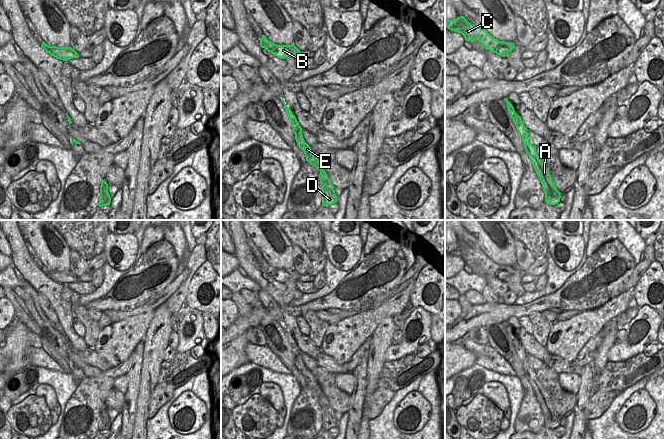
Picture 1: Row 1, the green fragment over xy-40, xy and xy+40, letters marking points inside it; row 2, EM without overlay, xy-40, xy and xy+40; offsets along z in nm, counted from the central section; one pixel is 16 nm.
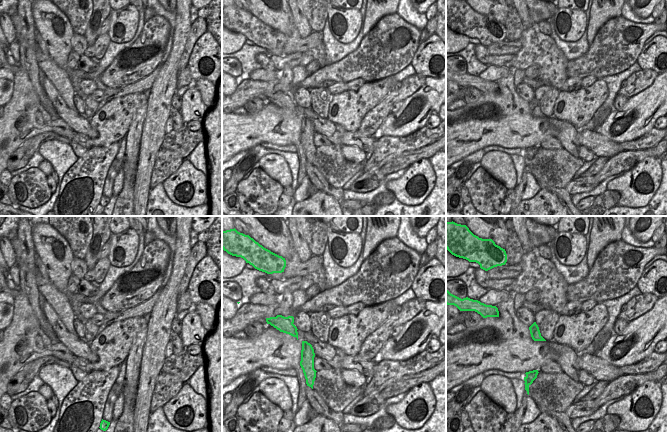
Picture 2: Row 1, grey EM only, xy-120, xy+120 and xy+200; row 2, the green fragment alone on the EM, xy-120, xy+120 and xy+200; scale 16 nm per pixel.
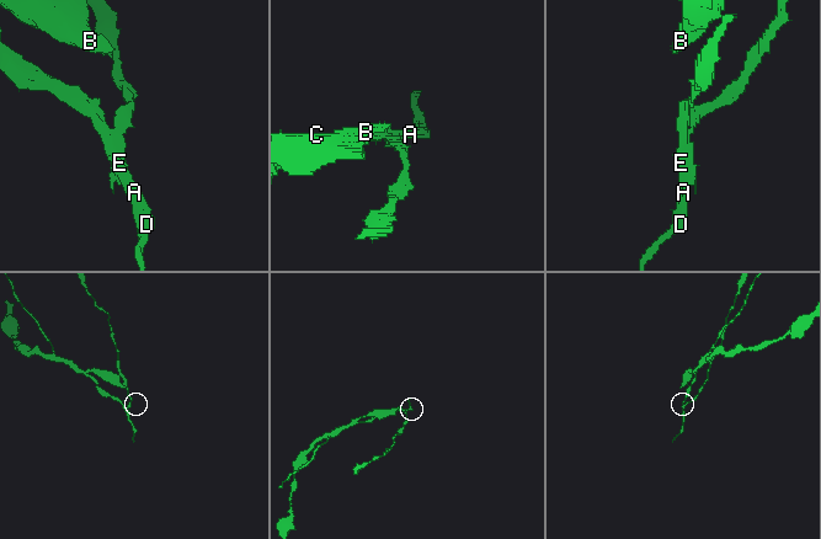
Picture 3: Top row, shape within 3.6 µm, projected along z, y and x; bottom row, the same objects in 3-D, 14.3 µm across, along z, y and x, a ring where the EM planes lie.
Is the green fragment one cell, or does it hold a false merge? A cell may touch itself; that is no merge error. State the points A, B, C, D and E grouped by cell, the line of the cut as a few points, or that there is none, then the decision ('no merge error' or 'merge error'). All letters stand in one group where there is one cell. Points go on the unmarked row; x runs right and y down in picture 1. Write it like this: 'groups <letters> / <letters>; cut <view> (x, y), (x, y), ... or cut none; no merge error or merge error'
groups A D E / B C; cut xy+40 (522, 346), (516, 352); merge error

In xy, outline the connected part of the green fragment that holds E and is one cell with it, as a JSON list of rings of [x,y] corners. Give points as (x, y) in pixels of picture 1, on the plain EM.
[[[295,347],[293,352],[295,358],[295,364],[298,371],[304,376],[306,385],[313,389],[316,393],[320,395],[319,404],[322,409],[322,429],[329,431],[330,429],[337,427],[337,420],[334,415],[334,410],[332,409],[327,397],[325,396],[322,389],[319,387],[319,383],[312,375],[311,371],[305,366],[302,359],[302,352],[299,347]]]

